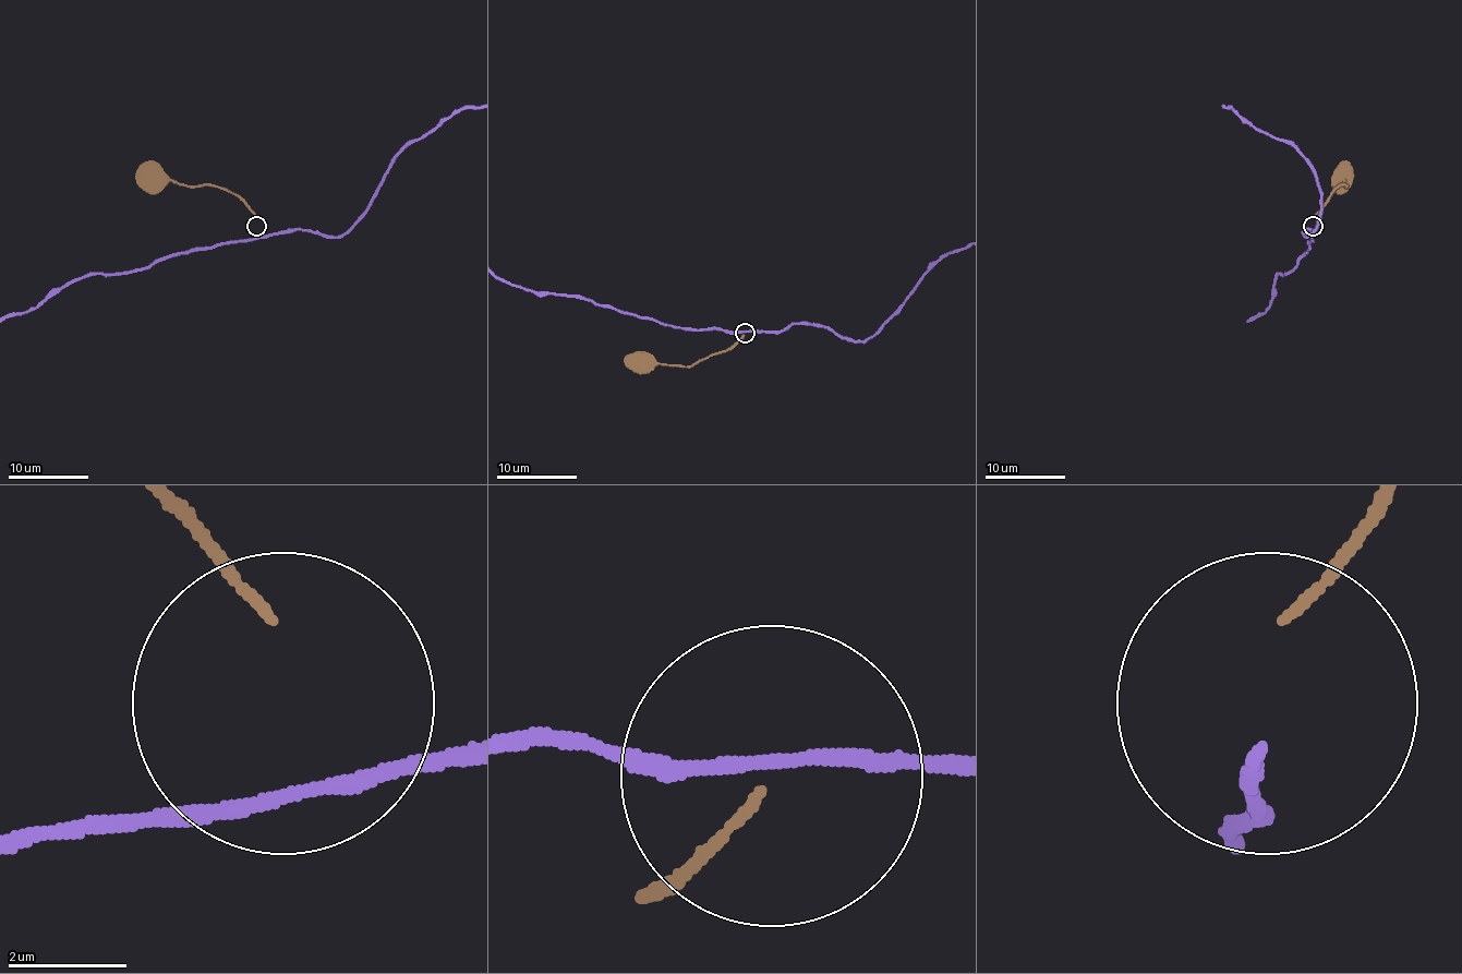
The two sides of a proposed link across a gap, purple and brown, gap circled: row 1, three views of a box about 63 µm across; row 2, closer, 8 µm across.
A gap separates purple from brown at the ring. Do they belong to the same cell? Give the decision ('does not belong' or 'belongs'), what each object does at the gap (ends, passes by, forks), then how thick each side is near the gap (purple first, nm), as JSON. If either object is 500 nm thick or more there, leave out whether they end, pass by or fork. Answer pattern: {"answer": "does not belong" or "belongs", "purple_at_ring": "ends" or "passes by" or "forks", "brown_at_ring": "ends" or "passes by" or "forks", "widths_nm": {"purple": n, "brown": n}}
{"answer": "does not belong", "purple_at_ring": "passes by", "brown_at_ring": "ends", "widths_nm": {"purple": 240, "brown": 170}}

